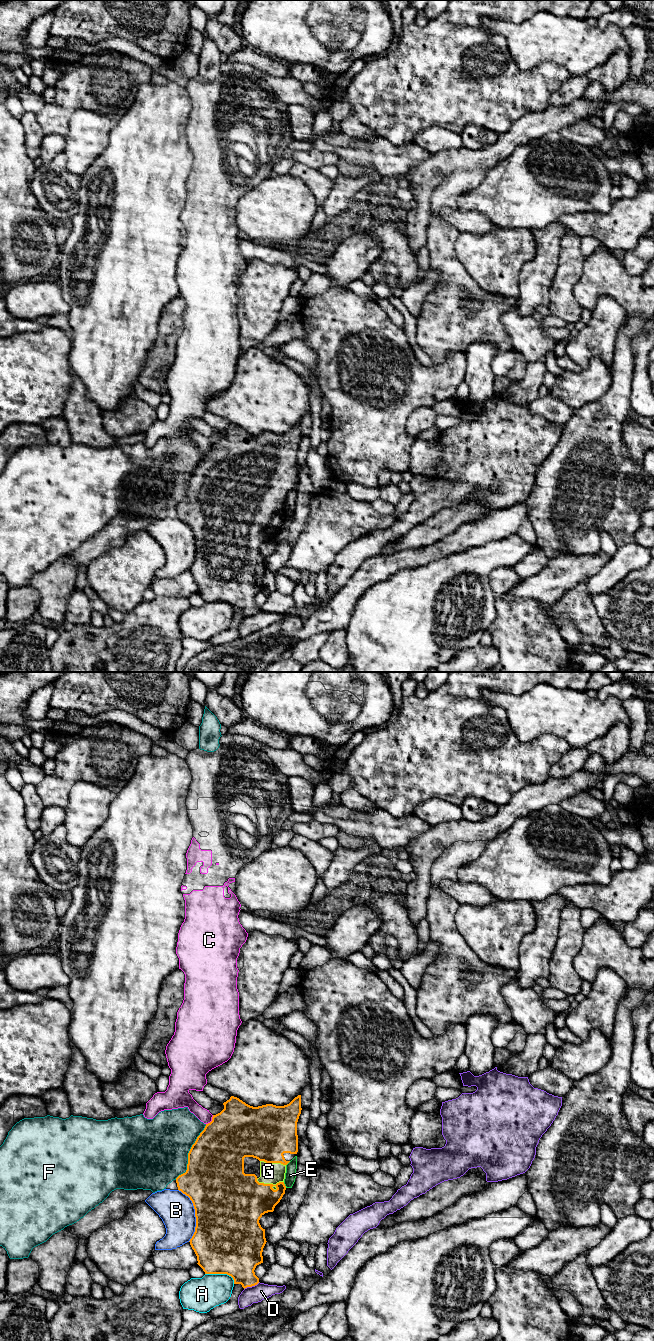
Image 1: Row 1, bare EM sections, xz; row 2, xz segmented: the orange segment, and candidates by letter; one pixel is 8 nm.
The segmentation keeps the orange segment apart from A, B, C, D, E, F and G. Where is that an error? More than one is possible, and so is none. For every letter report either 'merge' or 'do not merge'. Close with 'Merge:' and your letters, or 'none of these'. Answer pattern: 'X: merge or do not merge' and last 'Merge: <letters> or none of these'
A: do not merge
B: do not merge
C: do not merge
D: do not merge
E: do not merge
F: do not merge
G: merge
Merge: G

